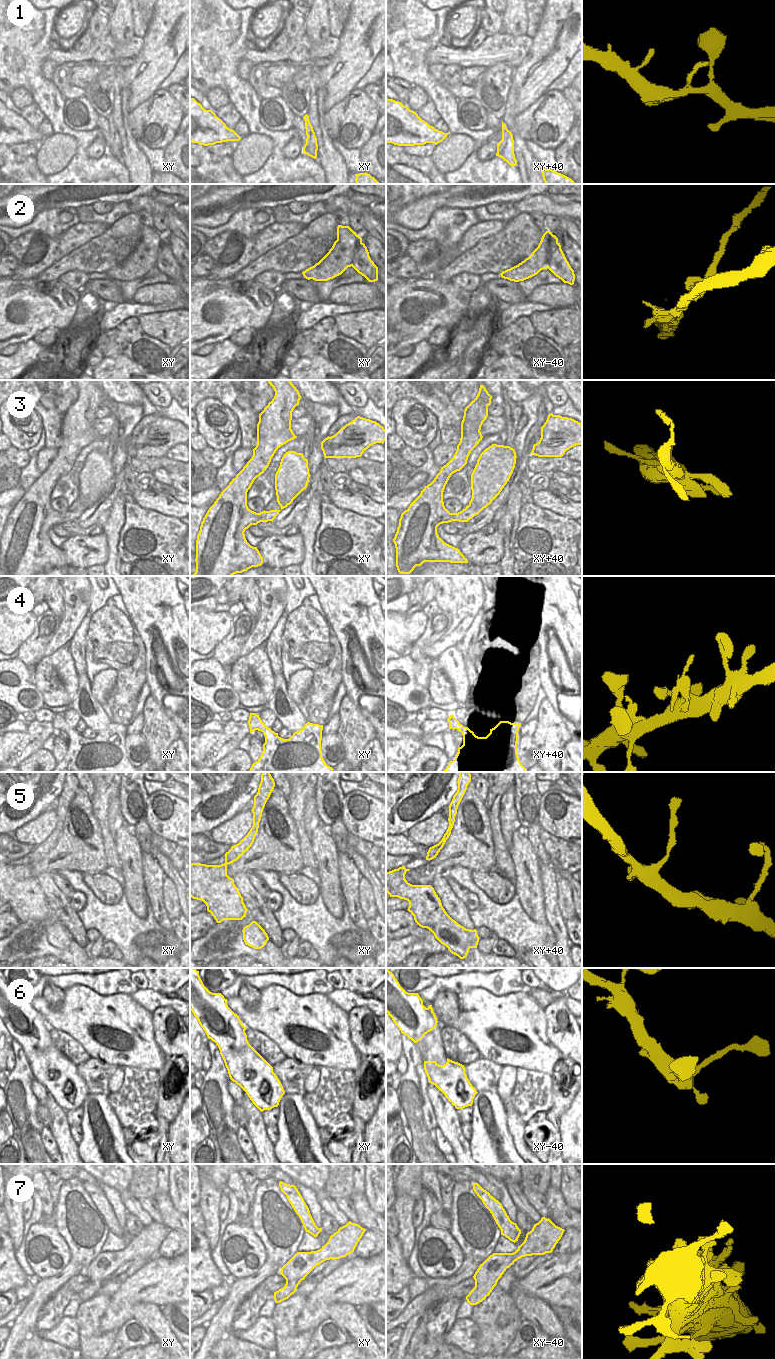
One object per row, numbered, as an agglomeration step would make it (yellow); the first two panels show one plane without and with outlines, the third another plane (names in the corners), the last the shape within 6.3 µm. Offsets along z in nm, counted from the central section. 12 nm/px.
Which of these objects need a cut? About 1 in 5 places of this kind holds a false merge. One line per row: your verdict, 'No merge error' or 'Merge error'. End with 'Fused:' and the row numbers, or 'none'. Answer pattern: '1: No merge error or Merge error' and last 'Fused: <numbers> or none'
1: No merge error
2: Merge error
3: No merge error
4: No merge error
5: No merge error
6: No merge error
7: No merge error
Fused: 2

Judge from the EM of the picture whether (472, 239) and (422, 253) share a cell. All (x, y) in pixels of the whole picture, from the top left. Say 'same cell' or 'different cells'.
same cell

